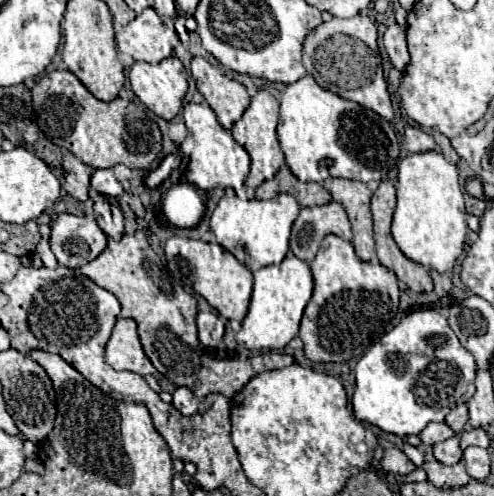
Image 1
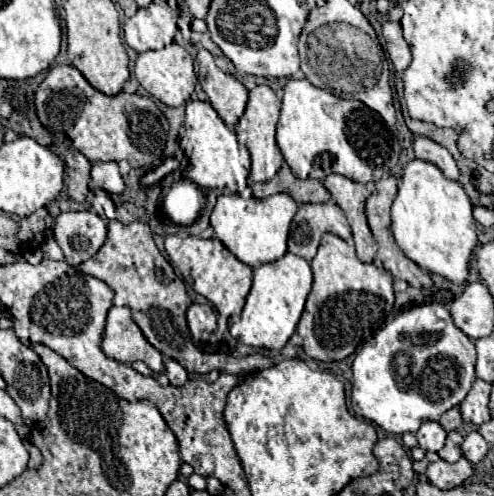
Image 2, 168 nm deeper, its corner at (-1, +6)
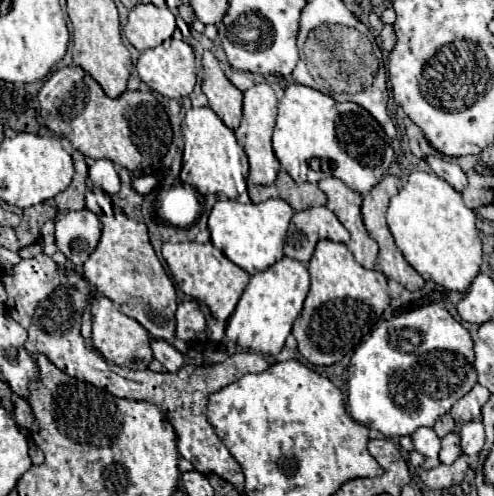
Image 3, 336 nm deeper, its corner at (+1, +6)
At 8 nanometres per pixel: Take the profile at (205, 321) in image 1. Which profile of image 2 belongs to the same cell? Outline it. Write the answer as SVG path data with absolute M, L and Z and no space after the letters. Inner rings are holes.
M193 303L187 311L187 321L195 341L209 341L217 329L217 317L211 305Z

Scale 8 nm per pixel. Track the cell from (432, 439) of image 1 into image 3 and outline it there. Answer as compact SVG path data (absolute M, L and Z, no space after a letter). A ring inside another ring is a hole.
M421 427L421 429L417 429L413 435L411 435L411 439L413 439L413 445L415 445L415 451L419 451L421 455L425 455L425 457L437 457L439 455L439 443L441 443L441 439L437 437L437 433L433 431L433 429L427 429L427 427Z

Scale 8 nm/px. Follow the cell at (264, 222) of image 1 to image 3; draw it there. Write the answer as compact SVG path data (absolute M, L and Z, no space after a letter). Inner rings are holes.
M233 199L217 201L209 215L211 243L221 249L235 265L245 269L249 275L269 269L283 257L283 241L287 237L287 227L293 217L293 209L287 201L269 199L263 203L239 203Z

